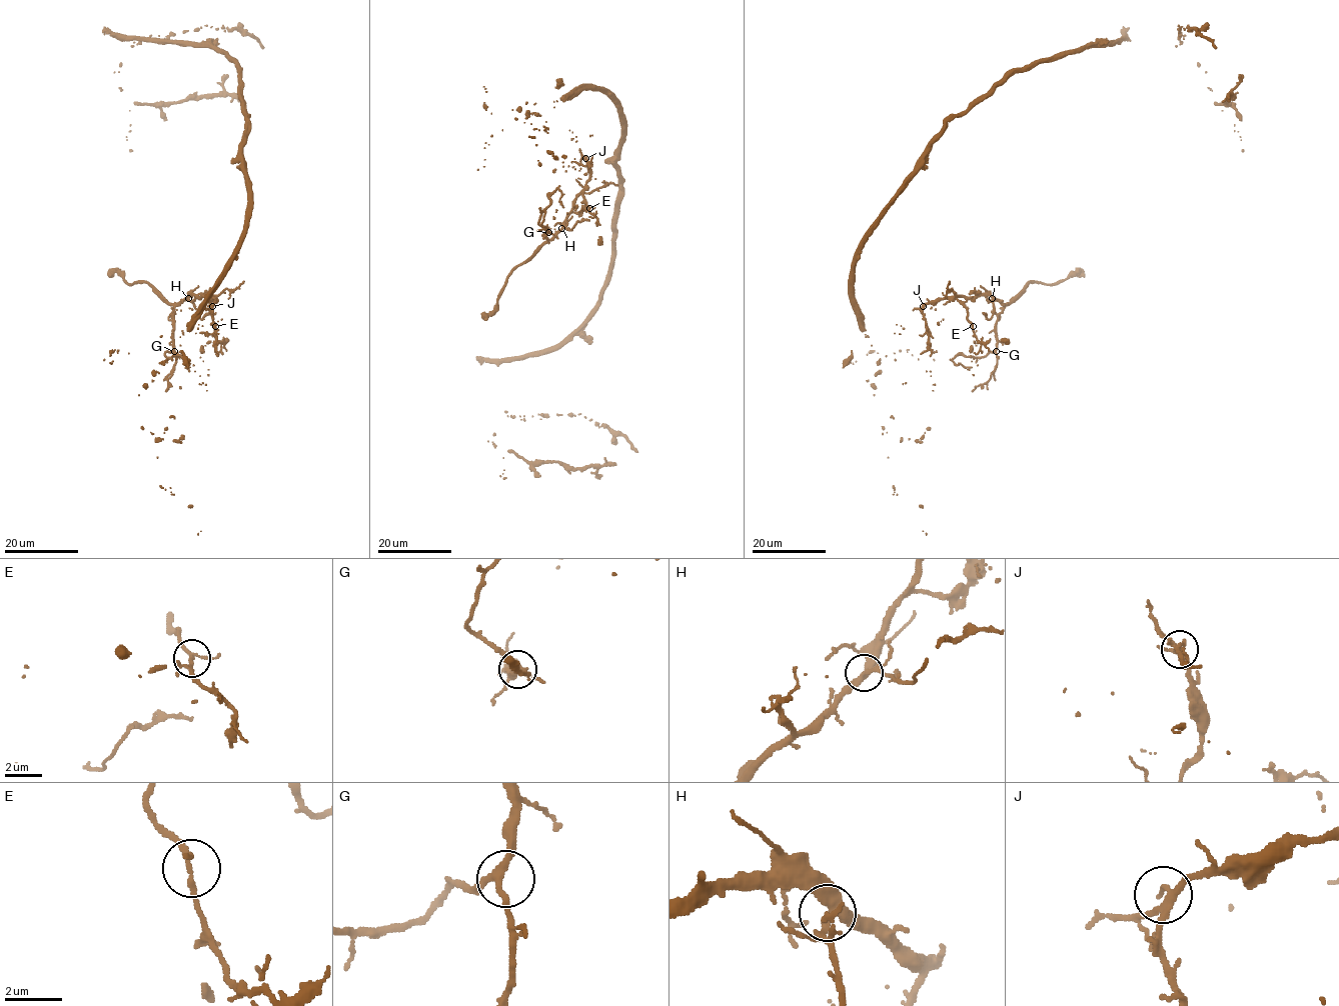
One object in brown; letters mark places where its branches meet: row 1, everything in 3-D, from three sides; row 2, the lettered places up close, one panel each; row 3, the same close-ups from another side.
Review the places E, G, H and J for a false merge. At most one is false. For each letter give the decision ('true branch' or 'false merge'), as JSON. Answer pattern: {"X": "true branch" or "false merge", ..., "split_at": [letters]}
{"E": "false merge", "G": "true branch", "H": "true branch", "J": "true branch", "split_at": ["E"]}

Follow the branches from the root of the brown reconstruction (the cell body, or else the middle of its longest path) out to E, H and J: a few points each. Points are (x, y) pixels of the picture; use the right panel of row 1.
E: (918, 172), (858, 254), (860, 327), (896, 360), (982, 357), (1004, 306), (957, 296), (972, 326)
H: (918, 172), (854, 267), (866, 337), (896, 360), (982, 357), (996, 348), (1004, 307), (992, 298)
J: (918, 172), (858, 254), (860, 327), (896, 360), (982, 357), (996, 348), (1004, 306), (992, 296), (923, 306)

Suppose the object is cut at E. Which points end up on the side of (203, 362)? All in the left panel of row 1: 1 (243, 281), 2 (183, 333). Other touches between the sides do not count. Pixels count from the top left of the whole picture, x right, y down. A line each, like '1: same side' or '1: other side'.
1: other side
2: same side

